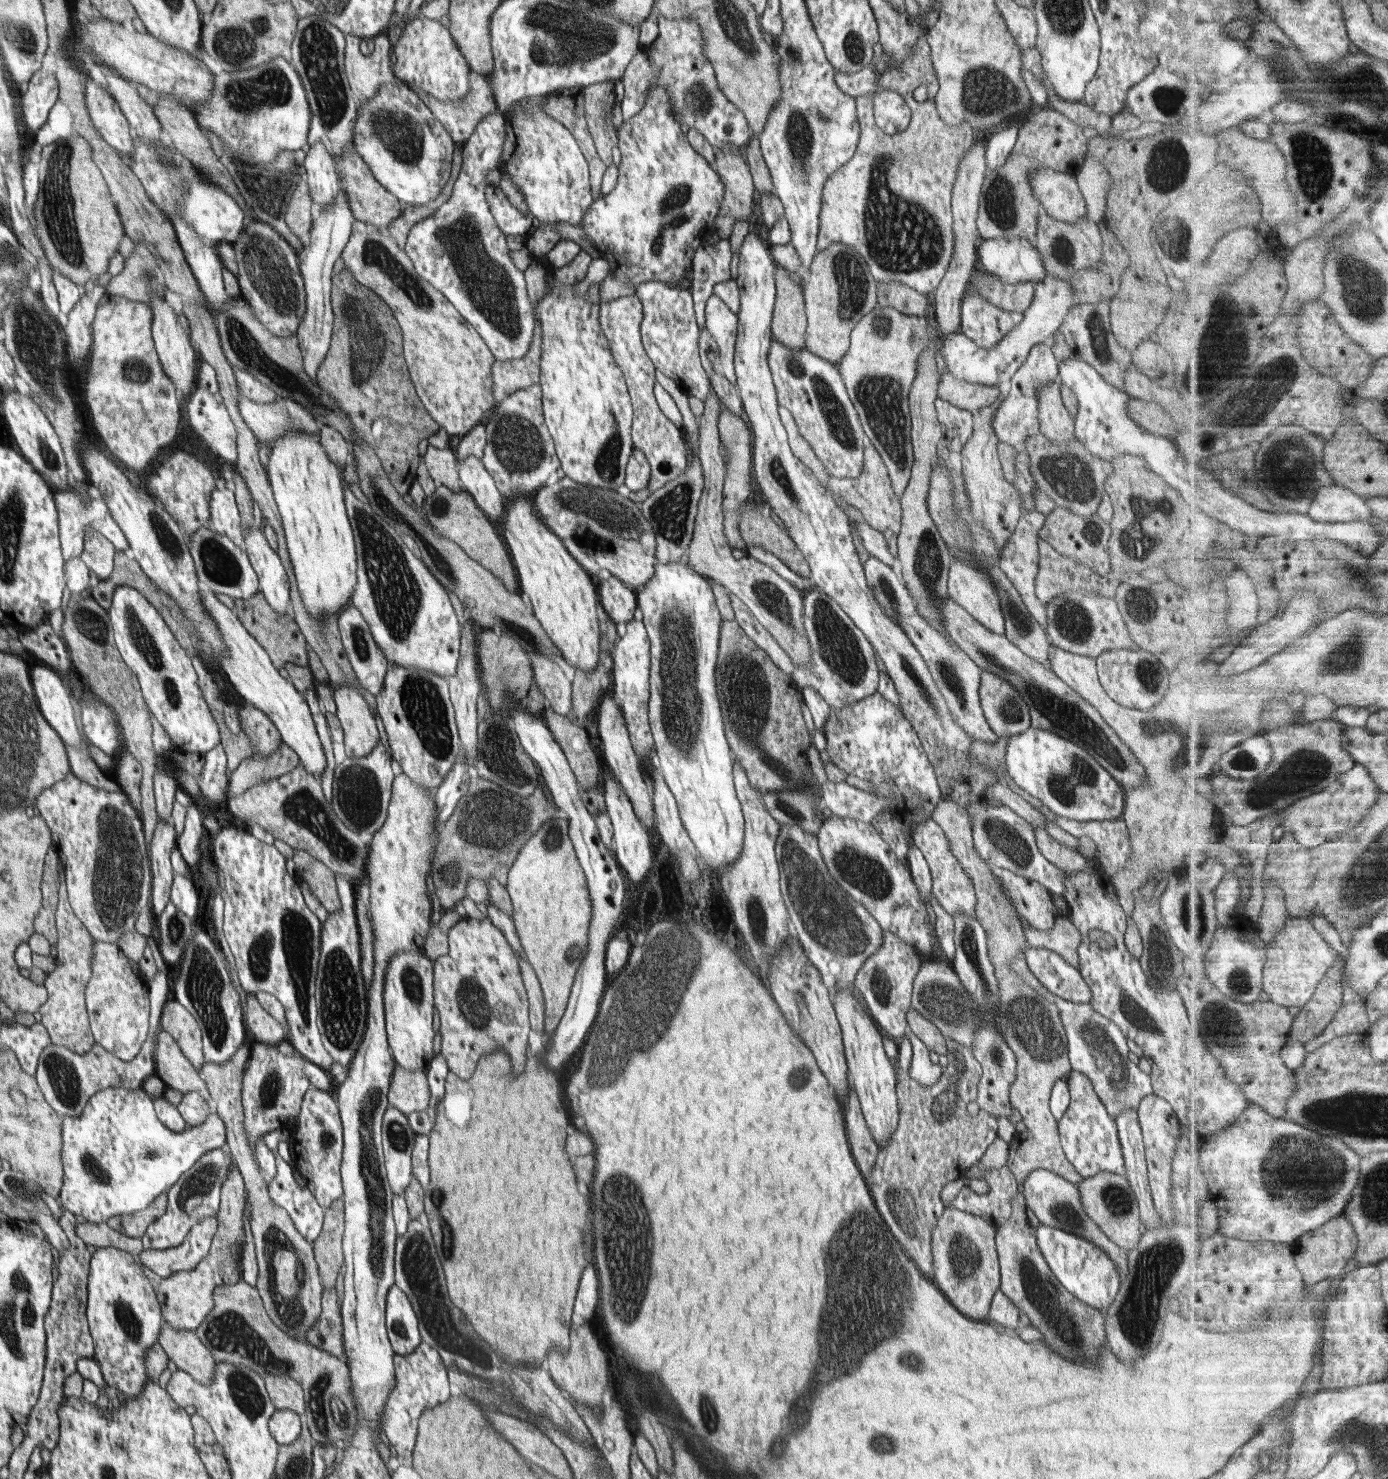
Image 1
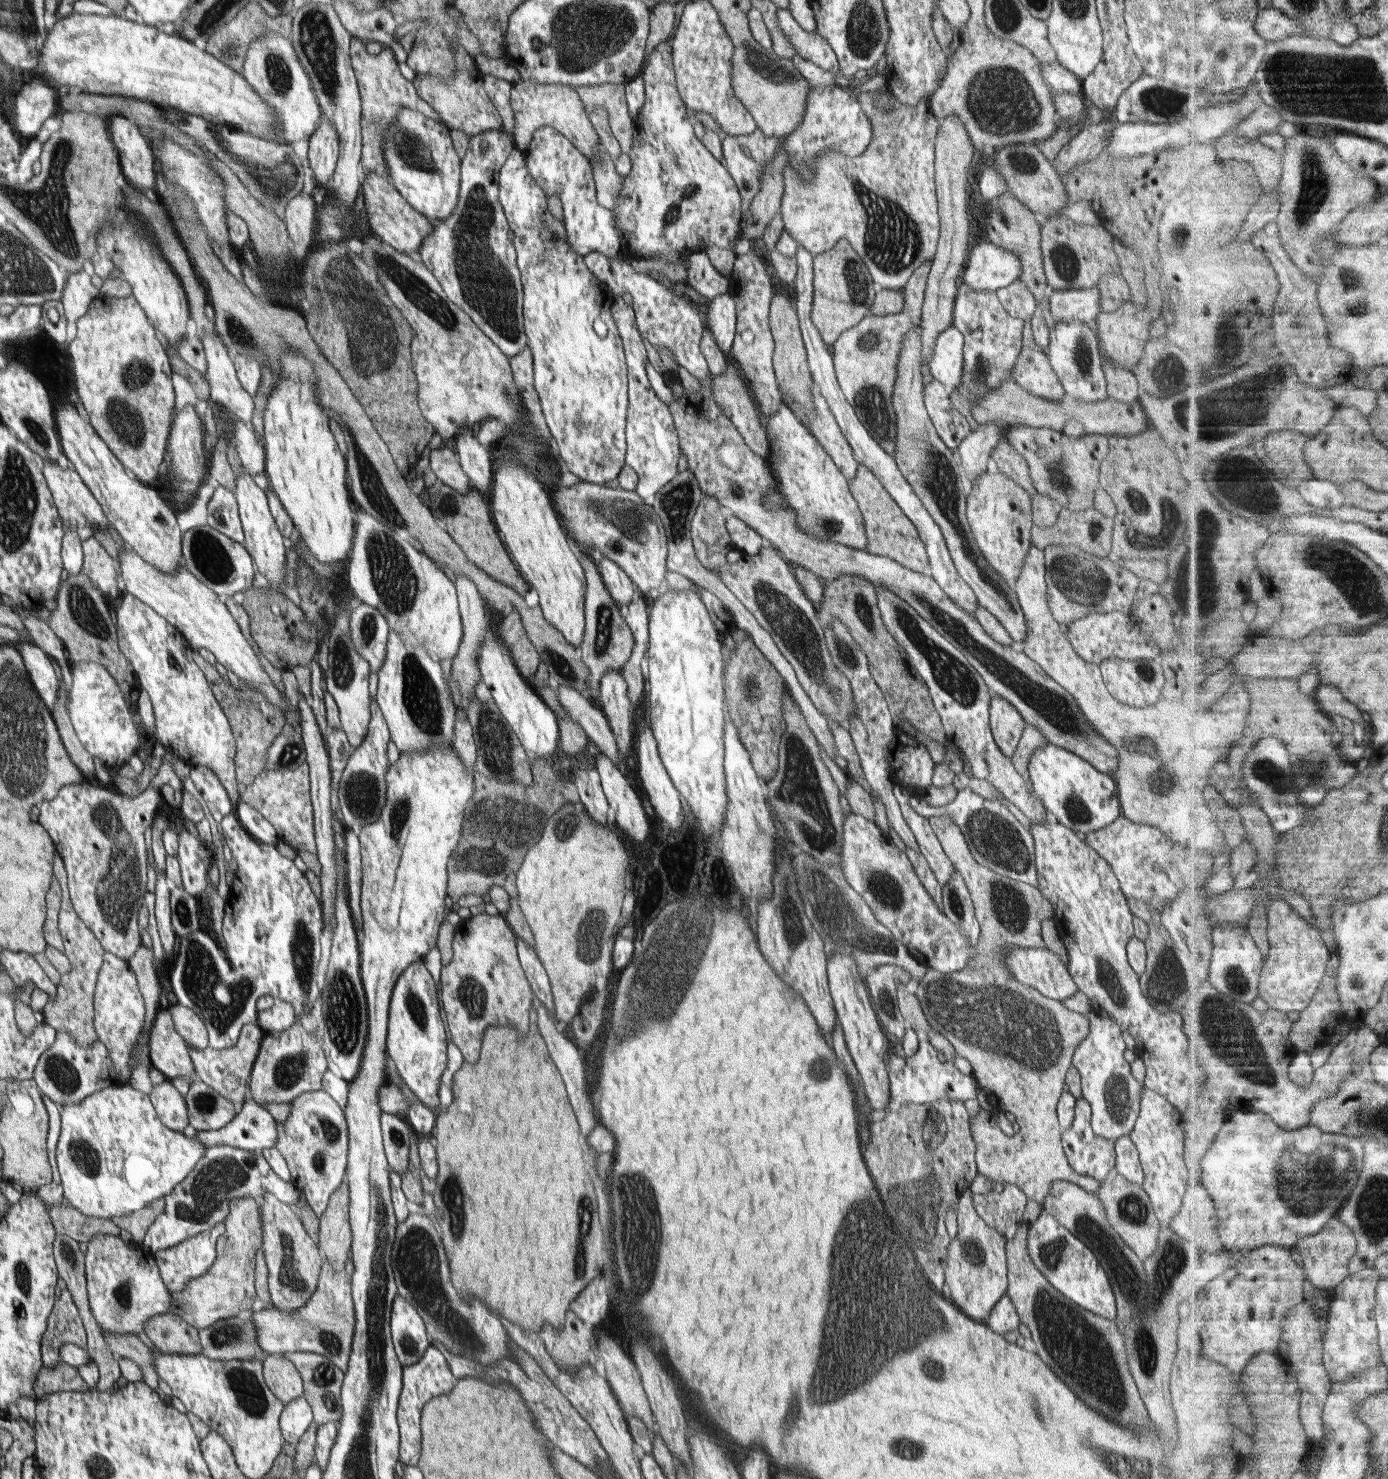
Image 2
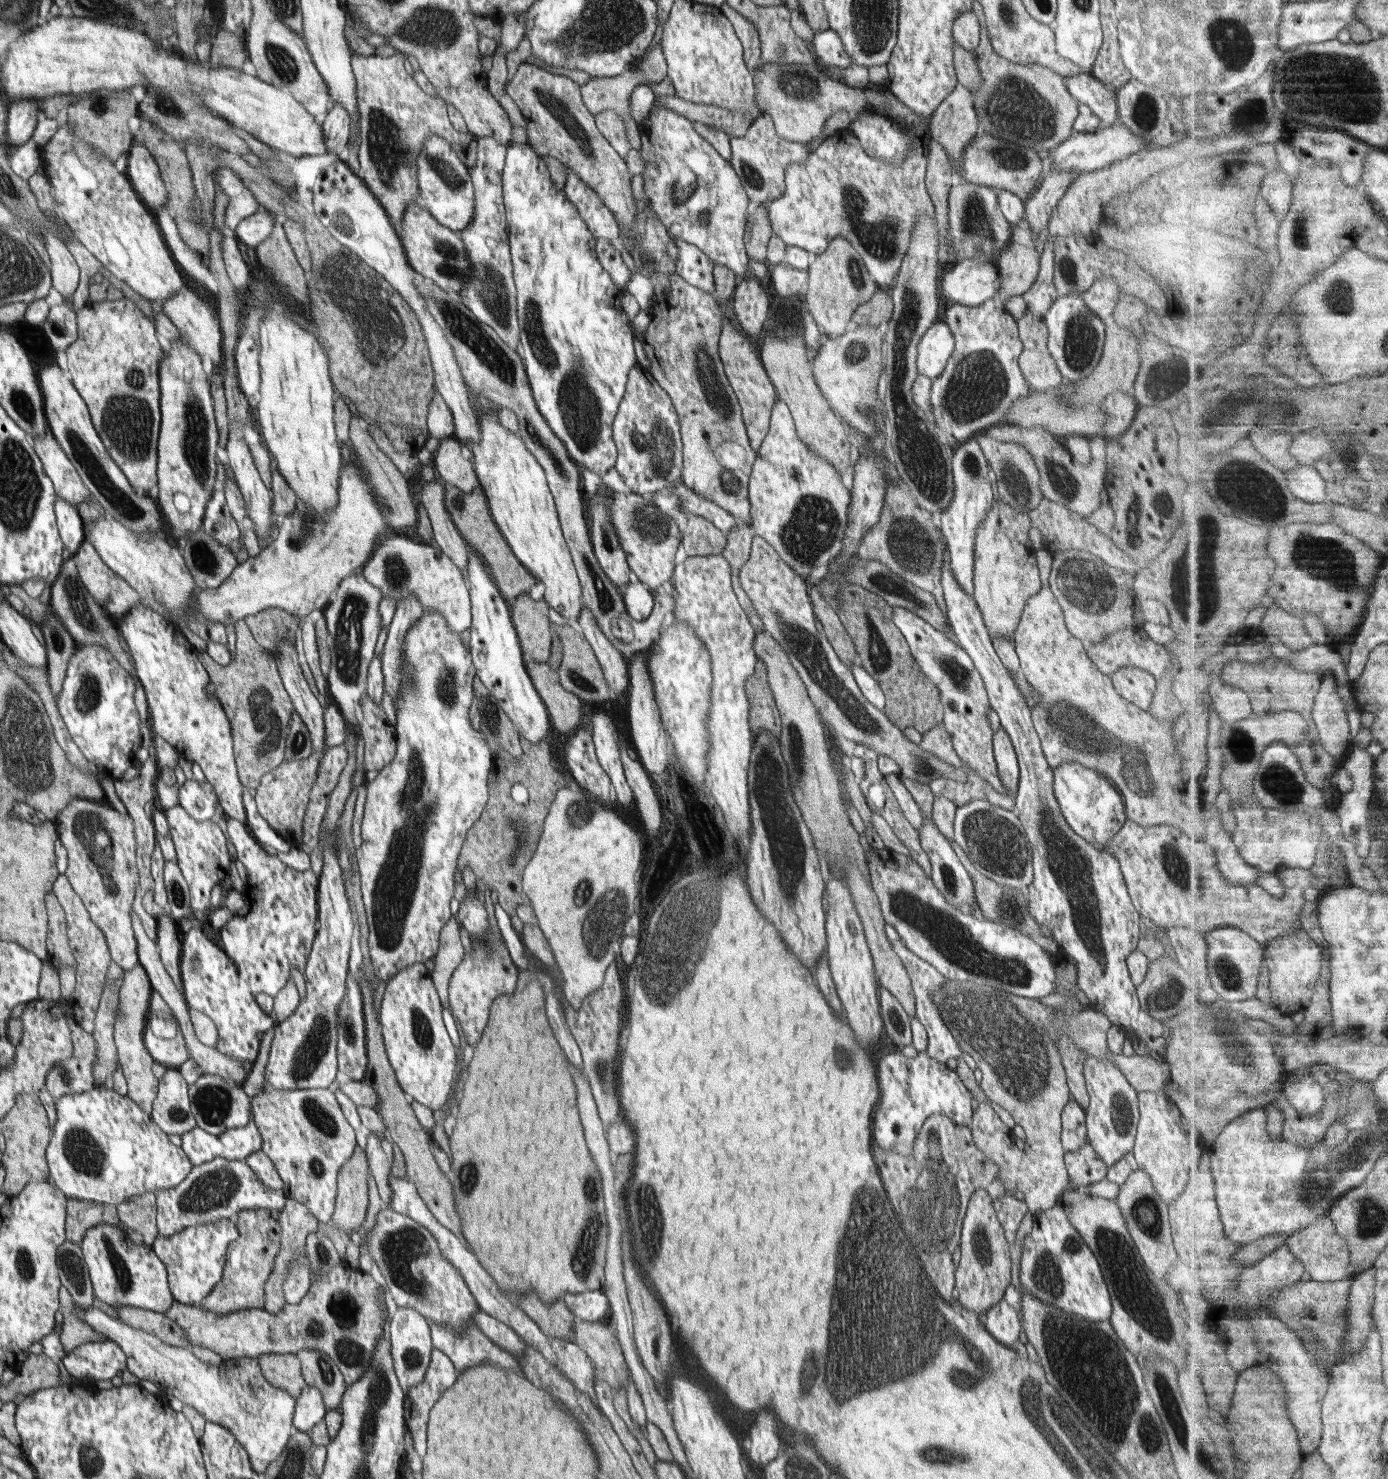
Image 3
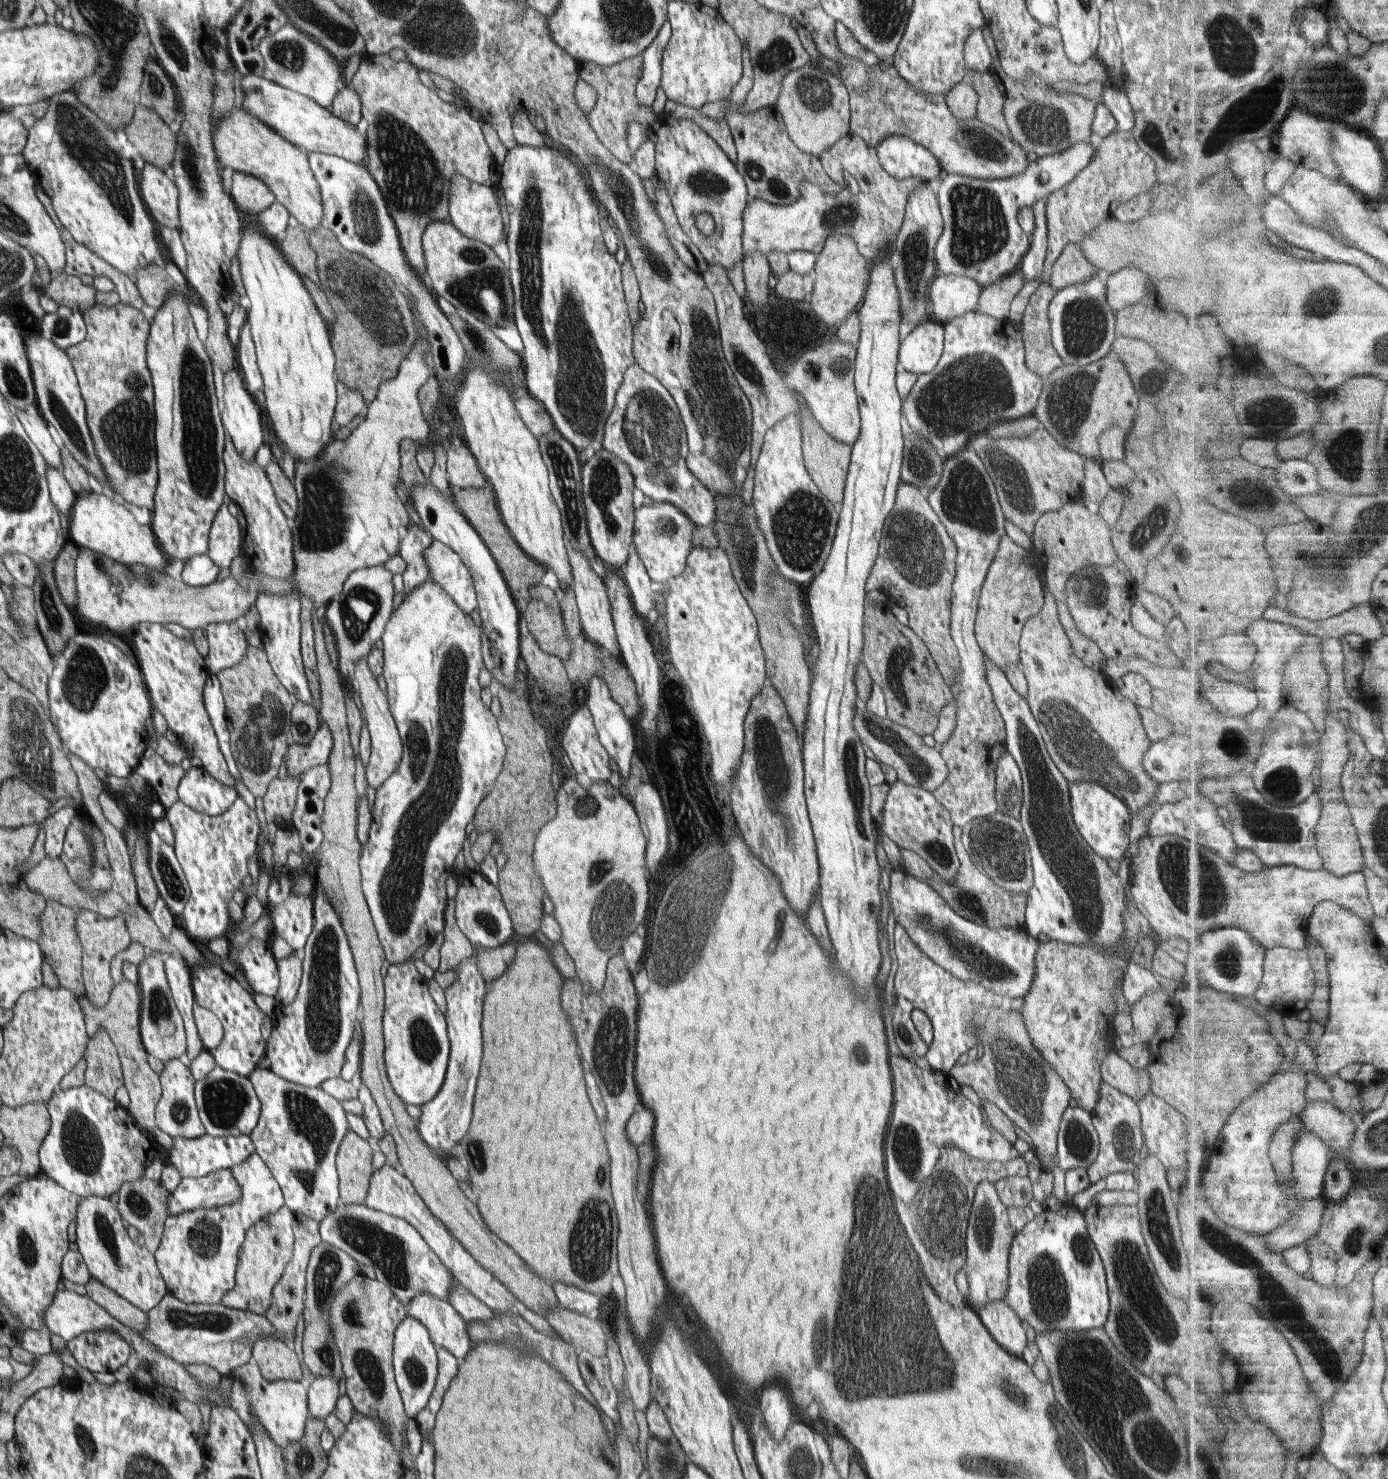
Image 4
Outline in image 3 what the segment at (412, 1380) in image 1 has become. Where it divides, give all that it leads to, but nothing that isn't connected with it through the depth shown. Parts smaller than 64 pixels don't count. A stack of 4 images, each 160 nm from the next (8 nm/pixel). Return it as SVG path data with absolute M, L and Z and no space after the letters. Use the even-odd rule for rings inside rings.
M437 1348L431 1352L431 1361L424 1380L411 1388L404 1402L404 1420L412 1436L416 1452L423 1457L427 1451L426 1432L428 1415L434 1404L457 1379L458 1371L453 1362Z

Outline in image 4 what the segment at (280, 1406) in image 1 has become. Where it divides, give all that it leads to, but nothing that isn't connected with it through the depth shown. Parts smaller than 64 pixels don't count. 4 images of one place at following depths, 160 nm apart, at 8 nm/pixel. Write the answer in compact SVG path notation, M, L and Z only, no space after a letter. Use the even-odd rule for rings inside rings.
M262 1337L254 1343L252 1360L270 1381L303 1380L302 1367L294 1348L280 1337Z

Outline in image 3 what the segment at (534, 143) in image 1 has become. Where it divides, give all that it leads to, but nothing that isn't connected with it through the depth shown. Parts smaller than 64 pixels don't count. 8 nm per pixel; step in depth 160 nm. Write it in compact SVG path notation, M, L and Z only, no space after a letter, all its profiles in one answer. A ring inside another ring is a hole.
M567 164L567 181L565 193L576 205L580 216L588 225L592 238L606 238L606 242L616 242L621 230L615 216L604 206L595 190L592 190Z

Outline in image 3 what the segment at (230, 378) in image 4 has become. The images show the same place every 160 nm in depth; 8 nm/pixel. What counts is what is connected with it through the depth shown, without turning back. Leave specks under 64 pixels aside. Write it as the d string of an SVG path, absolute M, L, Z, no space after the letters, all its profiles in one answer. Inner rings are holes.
M229 424L228 466L234 472L236 484L243 496L246 514L253 524L258 539L267 539L272 527L273 511L269 488L261 480L261 474L254 464L253 454L244 439L244 425Z

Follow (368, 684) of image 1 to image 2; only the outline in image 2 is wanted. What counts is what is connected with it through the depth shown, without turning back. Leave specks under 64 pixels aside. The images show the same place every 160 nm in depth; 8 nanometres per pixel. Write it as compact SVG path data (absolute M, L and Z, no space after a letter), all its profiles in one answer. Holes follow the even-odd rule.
M364 603L349 608L350 634L357 653L363 658L365 669L378 672L385 659L389 624L374 606Z

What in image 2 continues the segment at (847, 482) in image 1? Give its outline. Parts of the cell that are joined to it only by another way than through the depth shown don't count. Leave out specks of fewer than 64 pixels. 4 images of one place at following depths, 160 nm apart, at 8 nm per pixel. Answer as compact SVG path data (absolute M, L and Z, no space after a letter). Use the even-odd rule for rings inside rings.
M858 462L856 477L848 481L848 486L853 497L857 501L862 519L864 520L864 530L867 536L867 547L870 554L885 556L895 560L899 565L905 566L913 572L927 574L929 558L925 549L925 544L919 537L917 528L902 512L900 506L884 489L880 480L868 469L868 467Z

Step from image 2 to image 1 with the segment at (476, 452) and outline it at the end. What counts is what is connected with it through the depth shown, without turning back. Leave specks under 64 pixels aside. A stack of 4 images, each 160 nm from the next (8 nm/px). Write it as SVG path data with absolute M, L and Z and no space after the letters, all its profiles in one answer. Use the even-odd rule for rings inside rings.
M468 456L468 460L458 462L459 468L459 480L463 486L463 490L466 490L470 495L474 497L474 501L477 506L486 514L486 518L490 522L504 521L506 516L506 508L504 507L503 495L497 490L496 484L488 474L488 470L484 468L481 460L476 460L476 456Z

